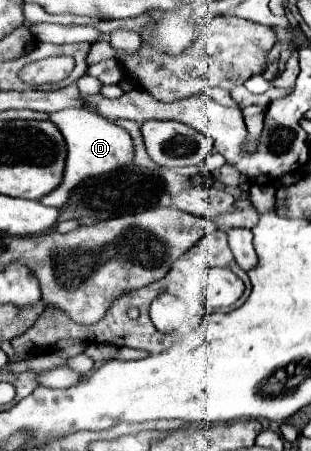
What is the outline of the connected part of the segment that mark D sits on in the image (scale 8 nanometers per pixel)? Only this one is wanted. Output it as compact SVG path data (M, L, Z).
M63 109L57 113L51 113L51 121L61 129L65 141L67 141L67 165L65 165L65 175L61 185L45 195L41 203L51 205L51 207L63 207L69 201L69 195L77 183L91 179L91 177L101 177L105 173L113 173L119 167L131 165L133 161L133 139L131 135L117 127L115 123L107 121L105 117L89 111L89 109Z

